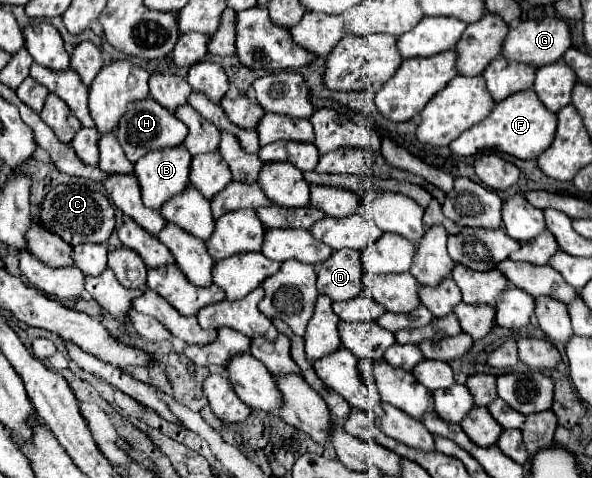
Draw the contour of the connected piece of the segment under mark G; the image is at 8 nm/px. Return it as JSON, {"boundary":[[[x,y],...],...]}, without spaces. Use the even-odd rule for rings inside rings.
{"boundary":[[[561,18],[525,20],[513,26],[503,42],[501,56],[537,68],[557,62],[571,46],[569,26]]]}

